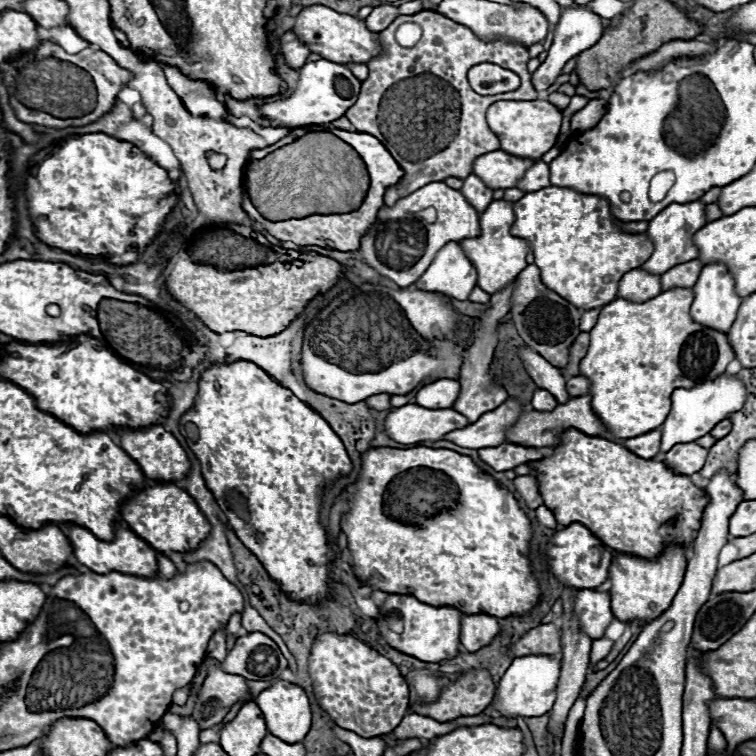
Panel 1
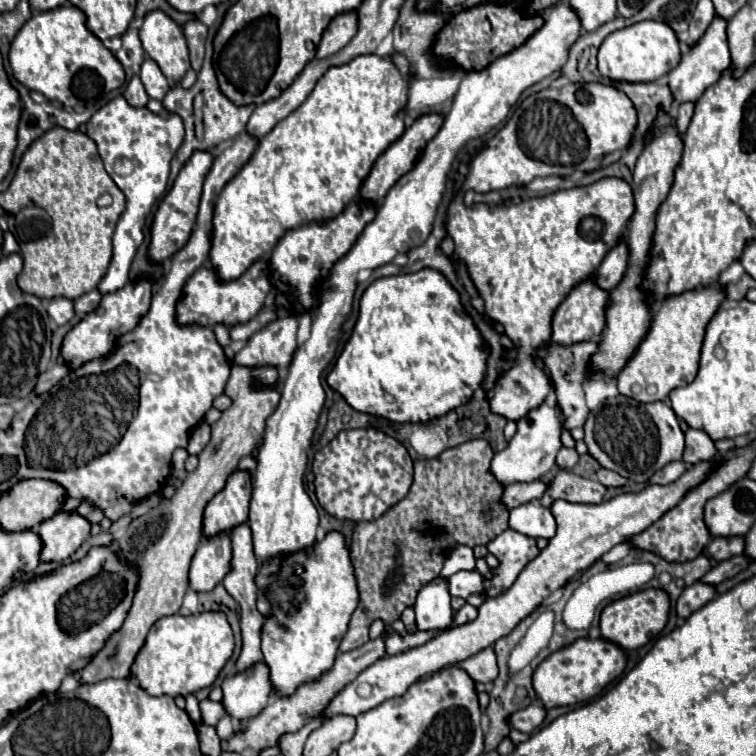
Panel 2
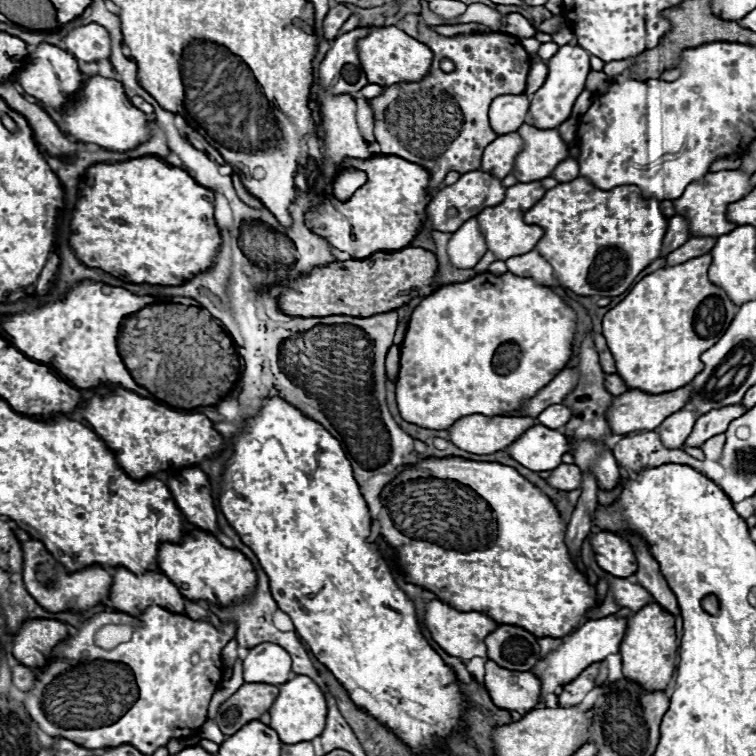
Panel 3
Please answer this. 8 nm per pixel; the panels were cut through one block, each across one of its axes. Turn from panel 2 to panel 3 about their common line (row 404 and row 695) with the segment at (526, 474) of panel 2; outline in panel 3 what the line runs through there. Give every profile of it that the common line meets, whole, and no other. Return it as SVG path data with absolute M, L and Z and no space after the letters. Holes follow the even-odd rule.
M606 616L606 618L600 618L600 620L588 620L582 628L564 636L562 638L564 644L560 644L560 648L556 648L556 652L548 652L548 656L544 656L538 662L538 666L530 670L532 674L538 676L538 680L542 684L540 704L546 702L548 694L560 694L560 688L564 684L570 684L572 680L576 680L576 676L580 676L580 672L584 668L588 668L588 664L602 662L606 656L616 654L620 642L624 638L624 630L626 630L626 618Z

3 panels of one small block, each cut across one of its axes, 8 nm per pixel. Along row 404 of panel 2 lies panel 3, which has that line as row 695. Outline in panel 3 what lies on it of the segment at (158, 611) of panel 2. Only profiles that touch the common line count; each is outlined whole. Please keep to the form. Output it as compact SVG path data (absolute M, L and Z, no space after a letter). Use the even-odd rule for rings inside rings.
M242 684L218 708L214 722L226 736L238 732L250 720L258 720L262 712L270 710L276 700L276 686L270 684Z

